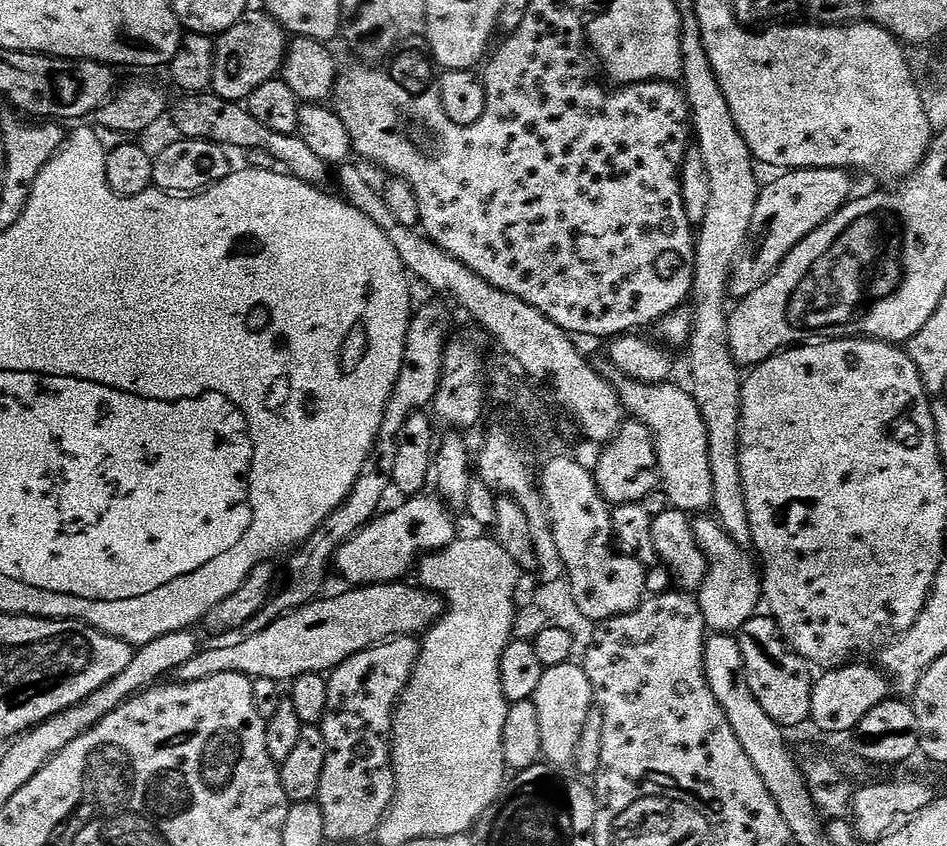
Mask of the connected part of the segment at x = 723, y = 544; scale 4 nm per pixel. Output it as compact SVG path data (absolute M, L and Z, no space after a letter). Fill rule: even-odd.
M704 514L693 519L692 530L704 552L704 557L708 560L708 573L698 589L698 599L705 625L716 634L739 633L740 627L751 616L757 615L759 608L756 607L761 607L761 573L758 571L753 557L745 549L739 548L720 527L720 521L711 515ZM751 559L754 565L752 565Z

